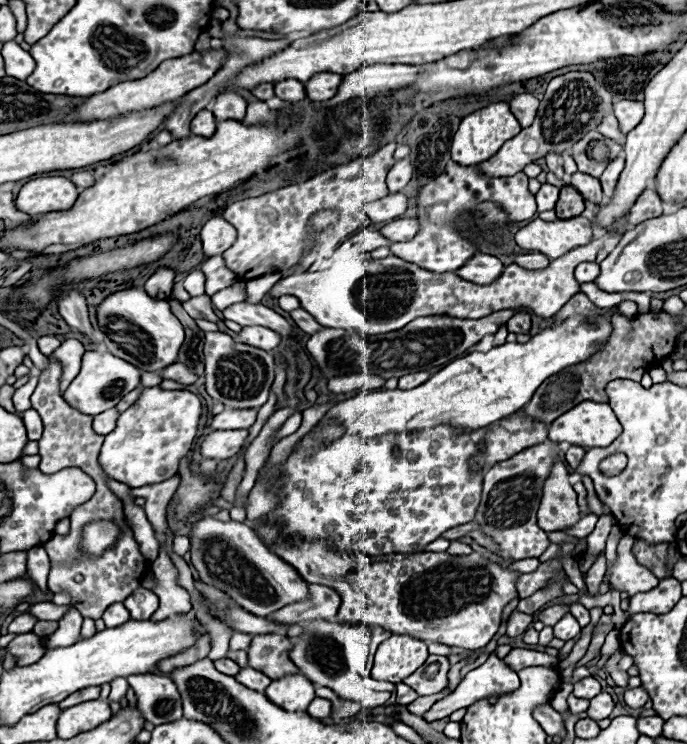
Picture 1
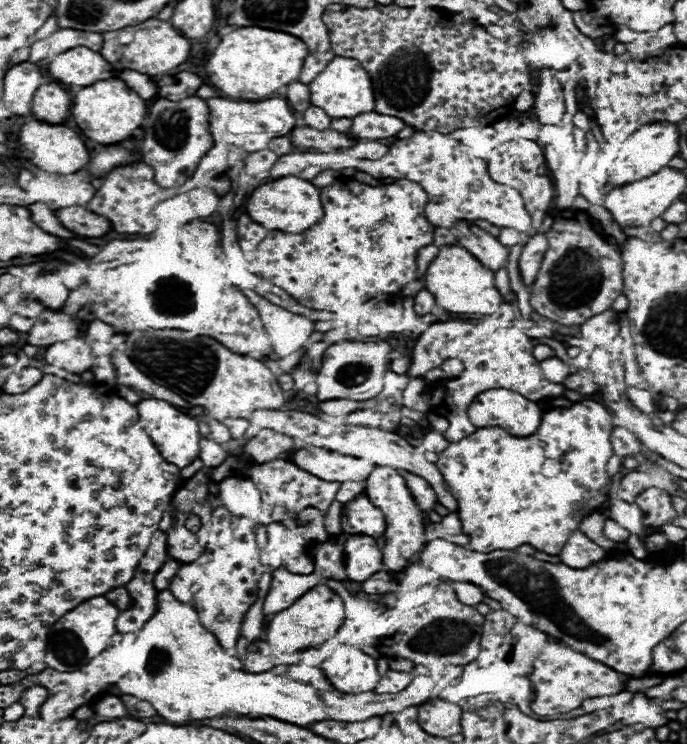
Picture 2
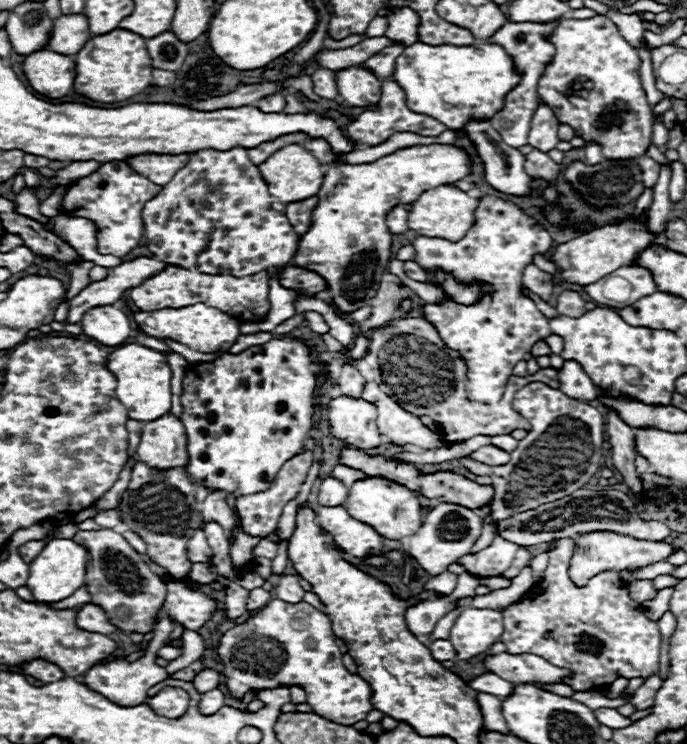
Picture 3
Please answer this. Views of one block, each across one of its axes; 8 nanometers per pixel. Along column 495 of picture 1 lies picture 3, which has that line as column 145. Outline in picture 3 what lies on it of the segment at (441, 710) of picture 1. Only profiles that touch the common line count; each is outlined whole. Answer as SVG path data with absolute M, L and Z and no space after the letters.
M162 618L157 625L154 636L151 639L148 649L142 658L138 658L136 662L126 662L126 660L116 660L116 662L108 662L108 664L96 664L96 668L90 668L84 674L84 684L88 688L94 688L96 692L102 692L102 696L106 696L108 700L114 700L116 704L126 704L126 706L134 706L134 704L142 704L148 698L148 690L166 680L168 672L156 664L157 651L164 646L165 640L169 637L170 632L174 630L174 622L168 618Z

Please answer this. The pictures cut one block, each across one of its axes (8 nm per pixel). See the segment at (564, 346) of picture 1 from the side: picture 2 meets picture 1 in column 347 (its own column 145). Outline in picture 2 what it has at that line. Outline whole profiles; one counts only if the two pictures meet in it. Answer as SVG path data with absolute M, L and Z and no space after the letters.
M142 400L140 404L136 404L138 412L140 412L140 420L142 420L142 430L150 436L150 440L156 444L156 448L160 450L162 458L168 464L178 466L180 470L190 466L196 458L198 458L198 442L200 442L200 432L198 432L198 422L182 412L178 412L172 404L164 402L164 400Z

